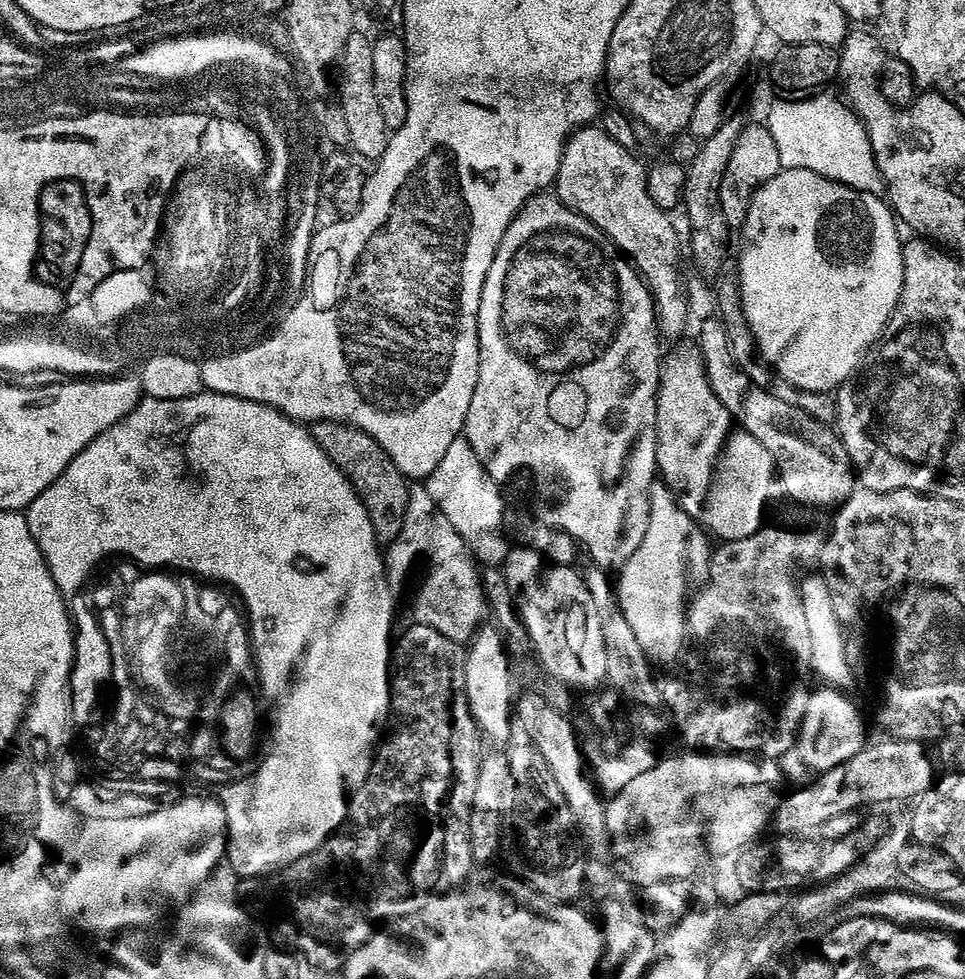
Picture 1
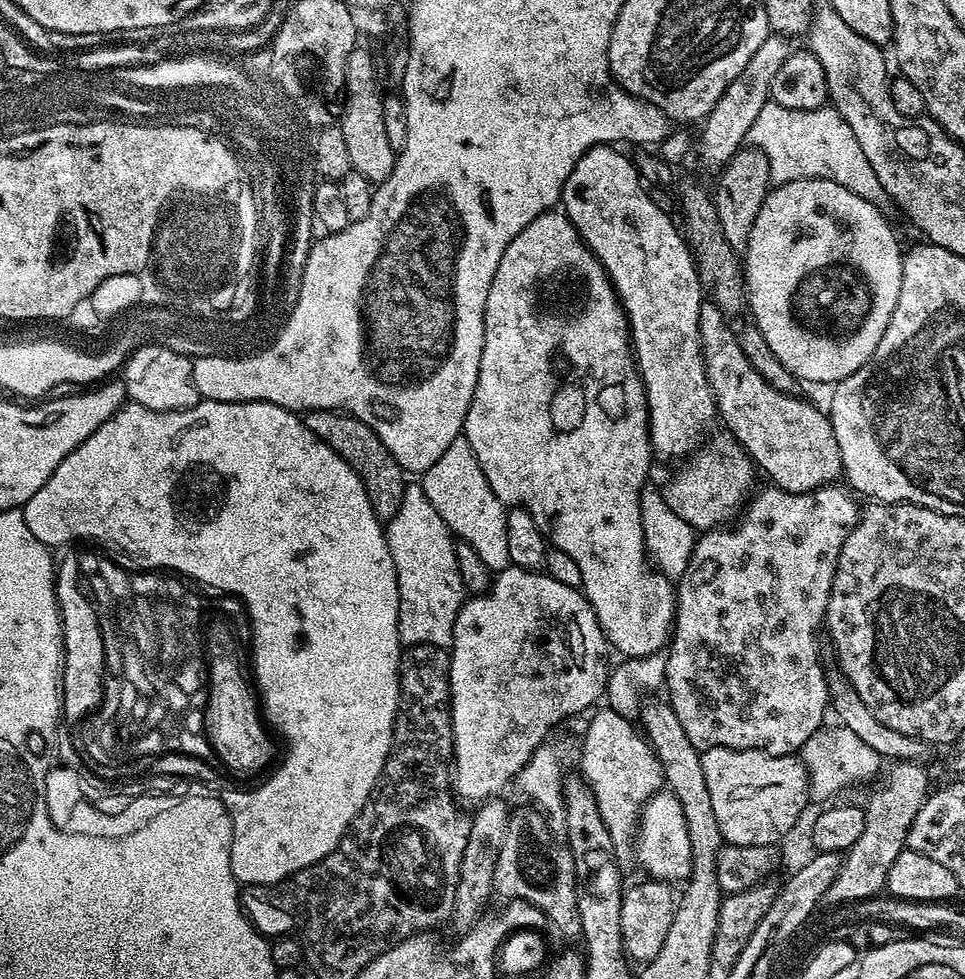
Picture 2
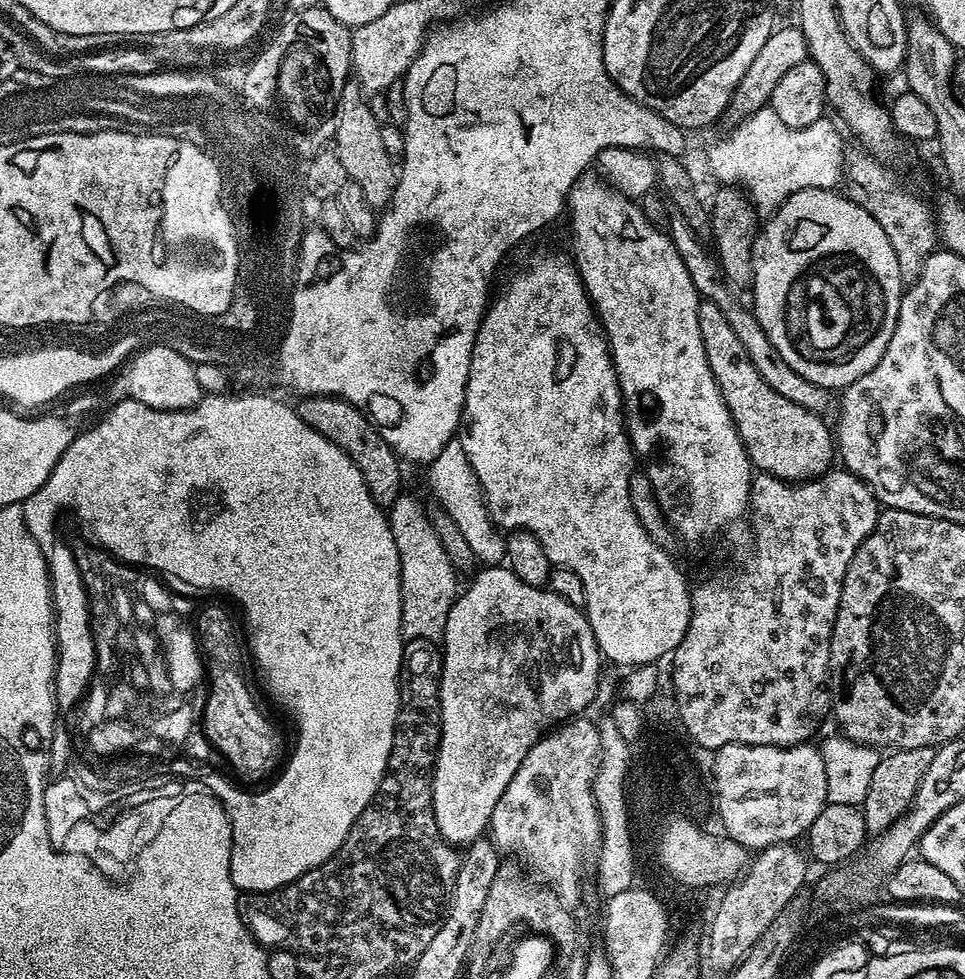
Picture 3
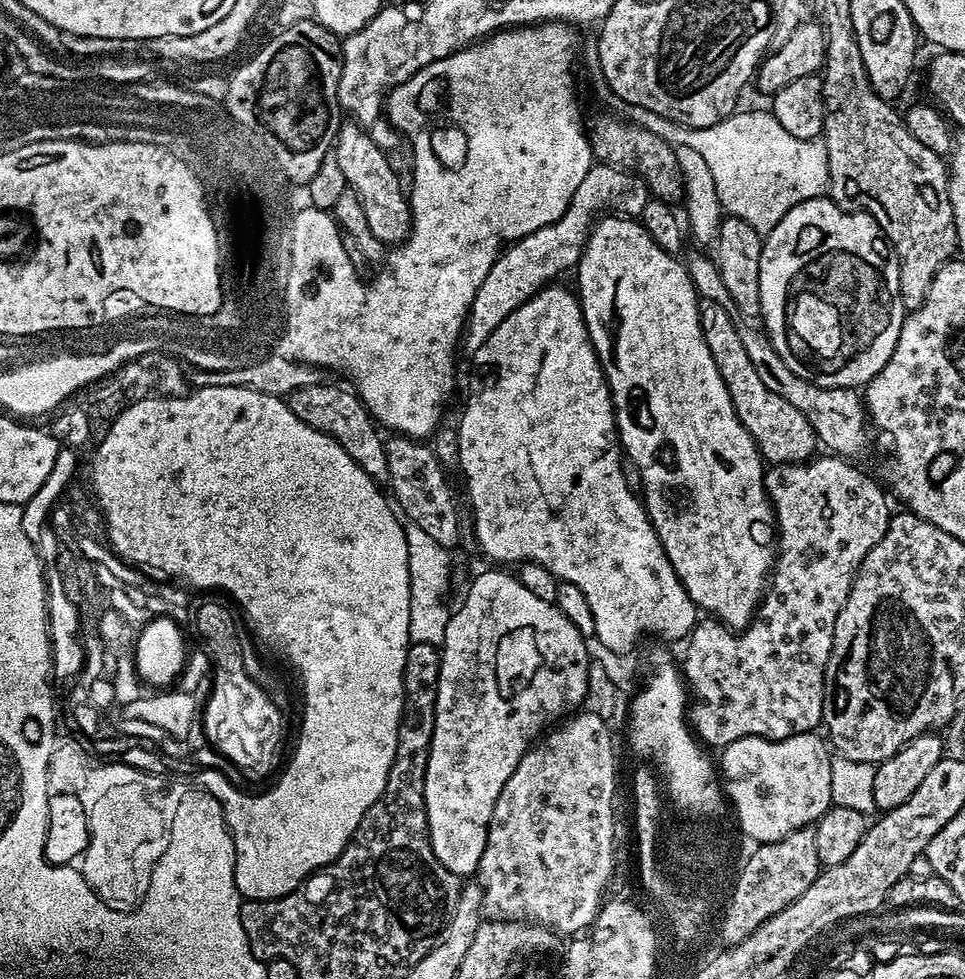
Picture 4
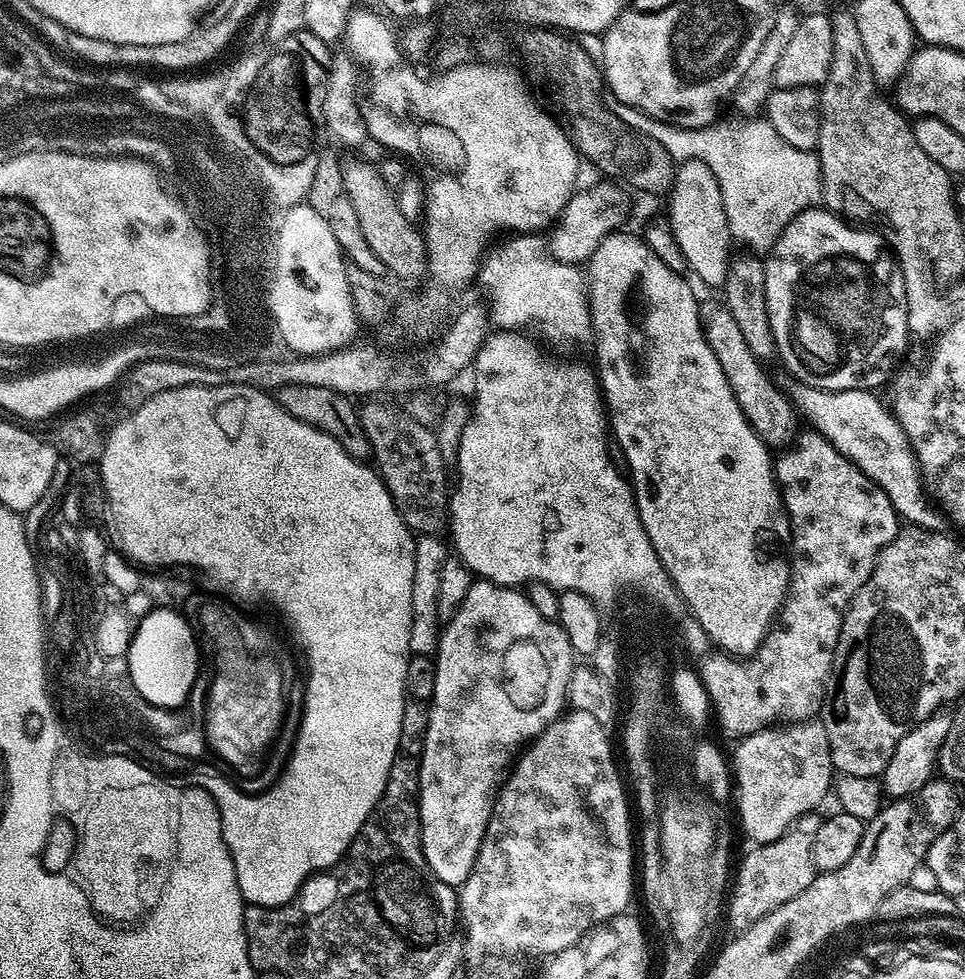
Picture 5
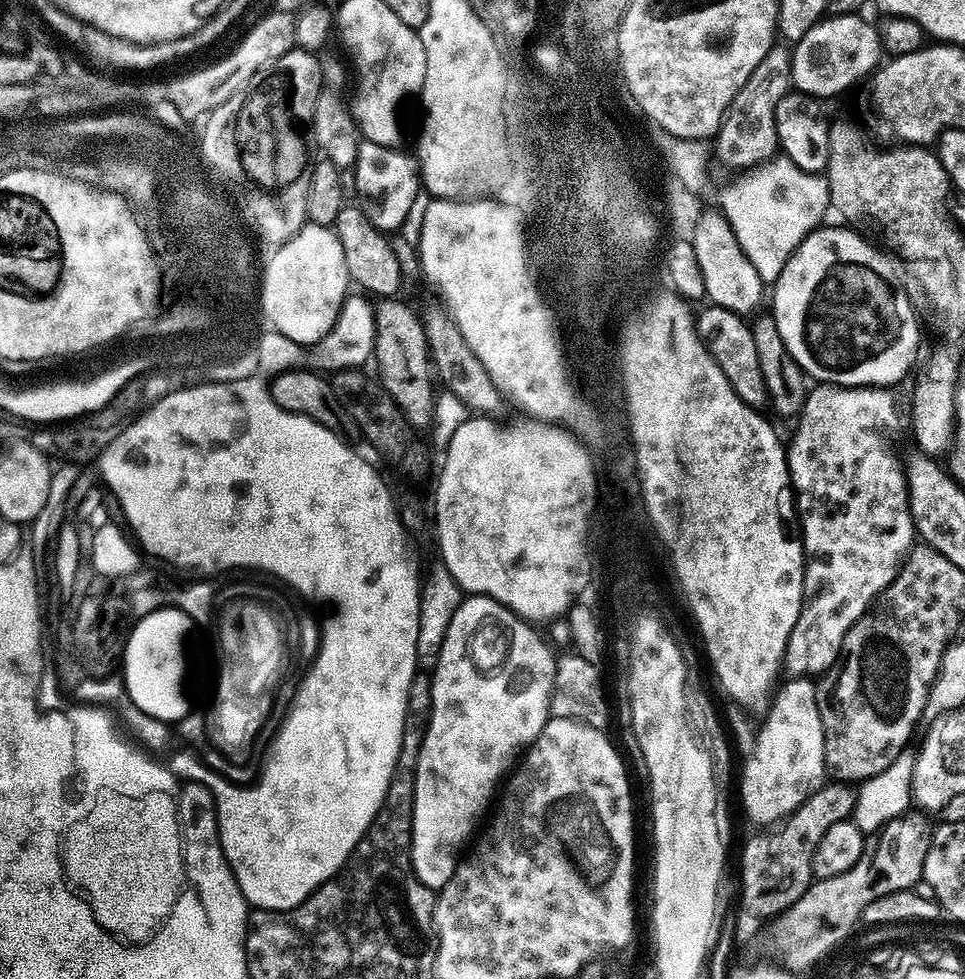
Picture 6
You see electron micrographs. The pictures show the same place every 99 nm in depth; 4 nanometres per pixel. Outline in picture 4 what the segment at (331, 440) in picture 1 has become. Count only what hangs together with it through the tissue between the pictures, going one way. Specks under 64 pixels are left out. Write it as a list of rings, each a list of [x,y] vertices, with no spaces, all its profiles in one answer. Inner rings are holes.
[[[323,382],[302,386],[300,389],[289,391],[287,395],[286,407],[294,414],[294,418],[306,422],[311,428],[326,434],[332,440],[337,440],[342,446],[342,450],[346,450],[346,454],[350,454],[350,458],[354,458],[357,466],[371,480],[387,481],[388,459],[384,453],[385,437],[351,387],[339,388],[336,384]]]

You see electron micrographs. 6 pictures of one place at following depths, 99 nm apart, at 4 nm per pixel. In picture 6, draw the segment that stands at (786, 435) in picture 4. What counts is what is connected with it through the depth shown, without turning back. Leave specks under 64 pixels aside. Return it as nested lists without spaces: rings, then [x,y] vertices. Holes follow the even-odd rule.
[[[715,306],[707,307],[695,317],[696,333],[700,335],[700,341],[706,346],[714,362],[718,362],[722,374],[726,374],[726,382],[734,386],[734,394],[738,394],[738,398],[742,398],[746,406],[757,410],[767,409],[770,397],[766,390],[766,378],[762,378],[762,366],[758,366],[758,350],[754,347],[749,321],[739,312]]]

